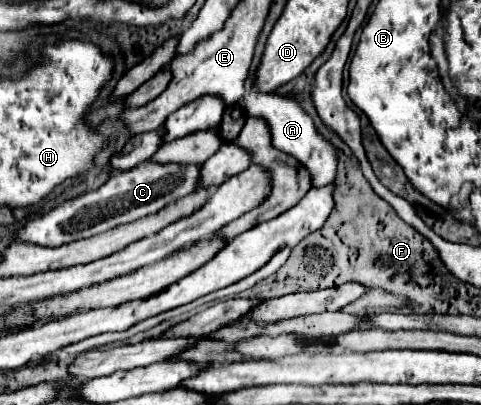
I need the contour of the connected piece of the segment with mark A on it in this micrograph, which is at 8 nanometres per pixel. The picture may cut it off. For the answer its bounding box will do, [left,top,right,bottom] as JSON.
[241,89,337,187]

